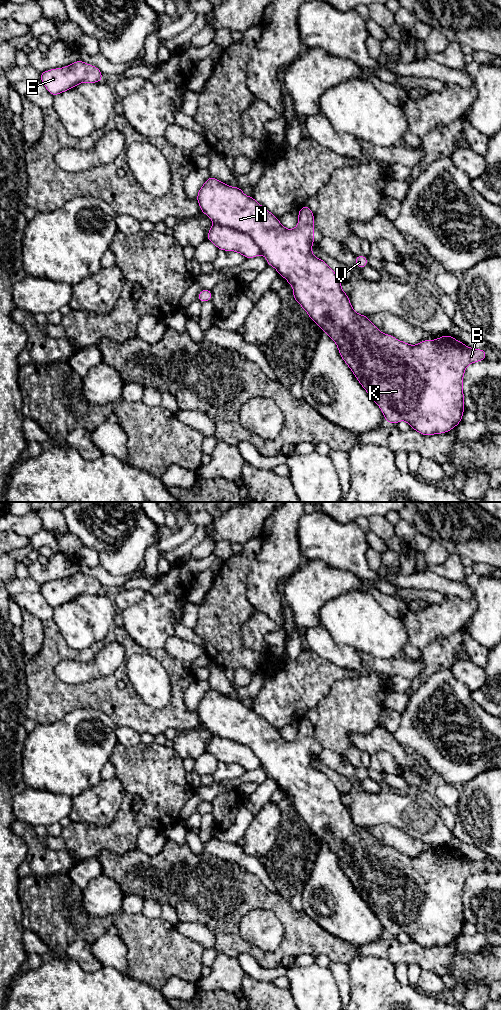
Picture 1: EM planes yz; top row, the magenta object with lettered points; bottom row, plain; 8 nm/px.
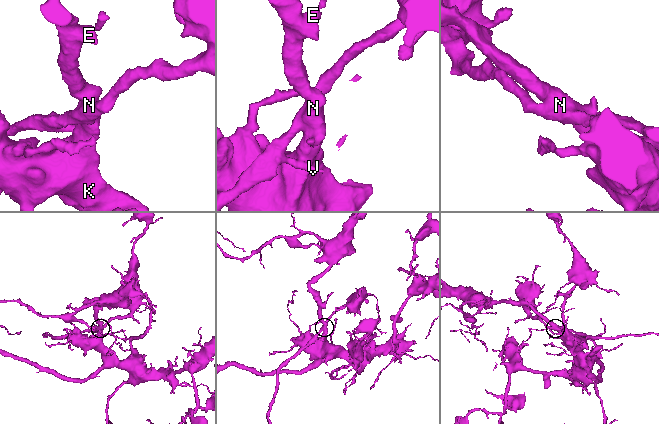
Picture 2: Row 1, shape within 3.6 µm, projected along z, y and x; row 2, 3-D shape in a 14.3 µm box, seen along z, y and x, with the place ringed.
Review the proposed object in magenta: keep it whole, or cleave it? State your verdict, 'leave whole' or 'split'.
leave whole

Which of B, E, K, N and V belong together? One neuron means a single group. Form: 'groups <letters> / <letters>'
groups B E K N V

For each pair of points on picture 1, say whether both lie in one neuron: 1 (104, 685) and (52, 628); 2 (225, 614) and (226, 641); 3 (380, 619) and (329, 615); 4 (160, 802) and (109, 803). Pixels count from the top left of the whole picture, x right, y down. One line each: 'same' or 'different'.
1: same
2: same
3: same
4: different

